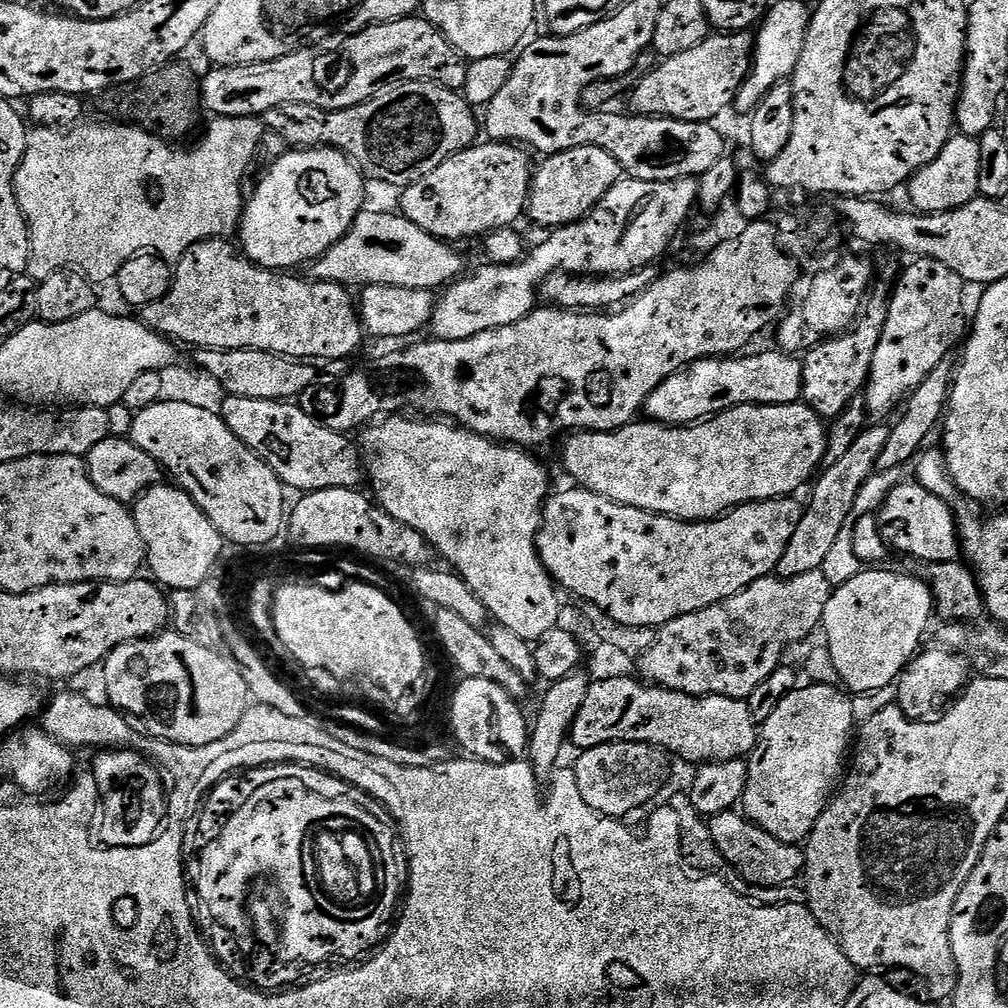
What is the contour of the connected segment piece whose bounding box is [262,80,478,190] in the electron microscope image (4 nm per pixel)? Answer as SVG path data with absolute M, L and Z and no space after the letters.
M403 80L400 84L385 88L377 96L371 96L365 104L350 106L346 110L327 112L305 104L287 104L264 113L262 123L271 135L273 132L278 139L285 140L289 149L337 148L369 181L393 184L397 190L403 190L426 178L426 174L438 170L446 158L477 143L478 116L472 112L475 112L473 105L457 89L435 84L432 80Z

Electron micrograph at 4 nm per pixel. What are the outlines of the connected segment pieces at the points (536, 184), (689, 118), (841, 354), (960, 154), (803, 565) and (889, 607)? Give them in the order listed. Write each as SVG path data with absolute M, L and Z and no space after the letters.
M578 146L574 150L559 152L547 157L544 165L537 167L528 197L527 211L532 212L532 220L541 224L544 230L563 228L566 224L578 222L588 215L593 206L622 178L618 162L610 158L606 150L594 146Z
M751 31L747 32L729 32L727 34L709 34L698 46L694 46L690 50L685 50L683 54L674 54L673 56L663 57L659 61L656 68L650 70L648 74L640 82L638 82L635 89L630 93L630 100L632 100L631 111L638 116L654 116L663 118L665 120L681 120L682 122L702 122L703 120L712 122L723 114L727 108L731 109L736 103L736 95L742 86L742 82L748 77L748 71L752 69L752 49L754 47L754 36Z
M873 295L867 301L862 315L848 331L841 336L832 336L811 350L803 353L802 382L804 383L803 403L813 408L825 421L836 419L842 410L865 391L870 366L874 362L874 350L878 350L878 342L882 338L882 330L888 317L887 299Z
M954 134L946 142L942 154L912 175L906 185L911 205L919 212L949 212L966 206L980 196L982 150L977 137Z
M876 422L858 434L854 446L839 462L827 465L823 472L811 485L812 497L806 500L806 507L802 514L802 522L798 522L794 535L786 546L782 558L778 558L775 575L781 580L798 578L798 574L810 574L810 570L821 570L826 562L826 554L834 547L838 534L849 527L853 519L854 501L858 498L858 490L870 479L876 471L878 458L882 458L882 450L886 450L886 442L890 435L887 423Z
M861 570L850 582L839 585L833 591L830 602L826 602L826 614L822 625L826 645L837 667L840 680L848 683L853 690L878 689L895 684L900 673L912 657L921 651L920 639L934 616L932 590L927 579L907 576L900 572L868 572Z

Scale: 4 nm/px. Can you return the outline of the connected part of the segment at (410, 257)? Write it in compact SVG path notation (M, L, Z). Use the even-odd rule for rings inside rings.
M361 211L352 223L352 229L319 260L312 261L310 276L313 281L345 286L385 284L440 290L465 275L464 260L452 249L455 247L426 234L426 230L414 226L414 222L395 211L368 211Z

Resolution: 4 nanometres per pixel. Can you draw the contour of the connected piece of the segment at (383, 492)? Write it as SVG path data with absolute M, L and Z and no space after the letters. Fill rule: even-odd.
M393 414L373 423L363 433L362 460L367 475L372 475L371 495L398 522L425 536L435 555L439 559L441 556L445 560L441 561L478 594L495 623L507 626L529 642L539 642L561 623L561 593L536 549L544 502L550 495L547 470L532 457L535 455L531 451L519 446L489 440L440 418L416 421L404 416L407 415Z

